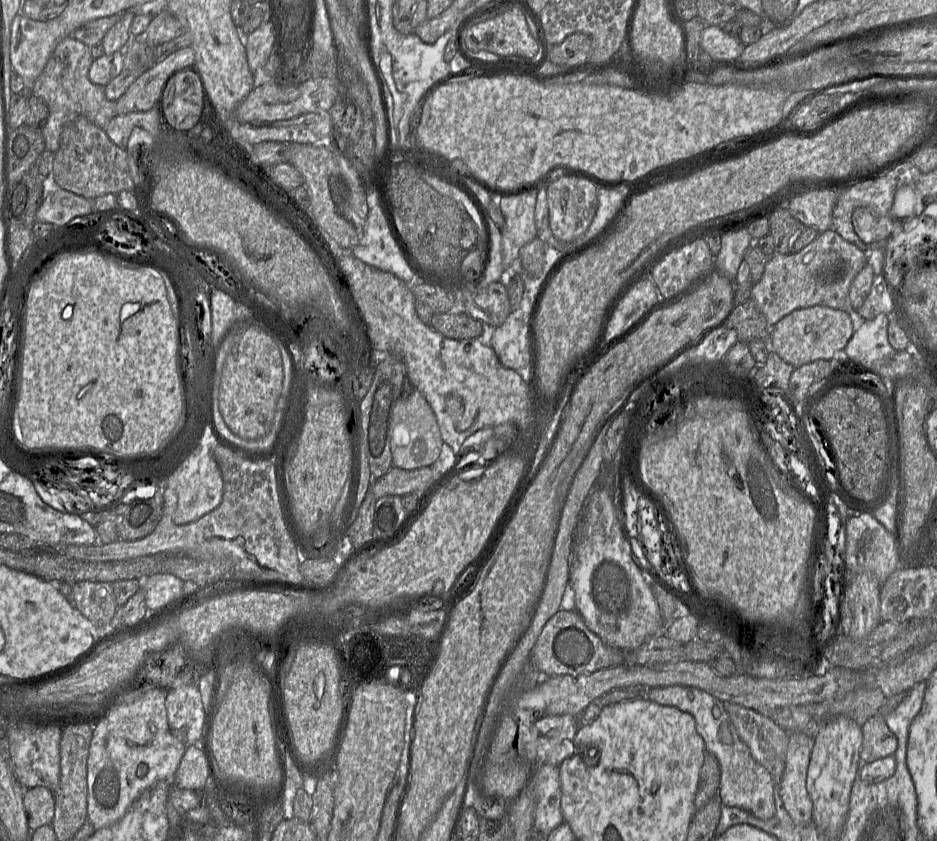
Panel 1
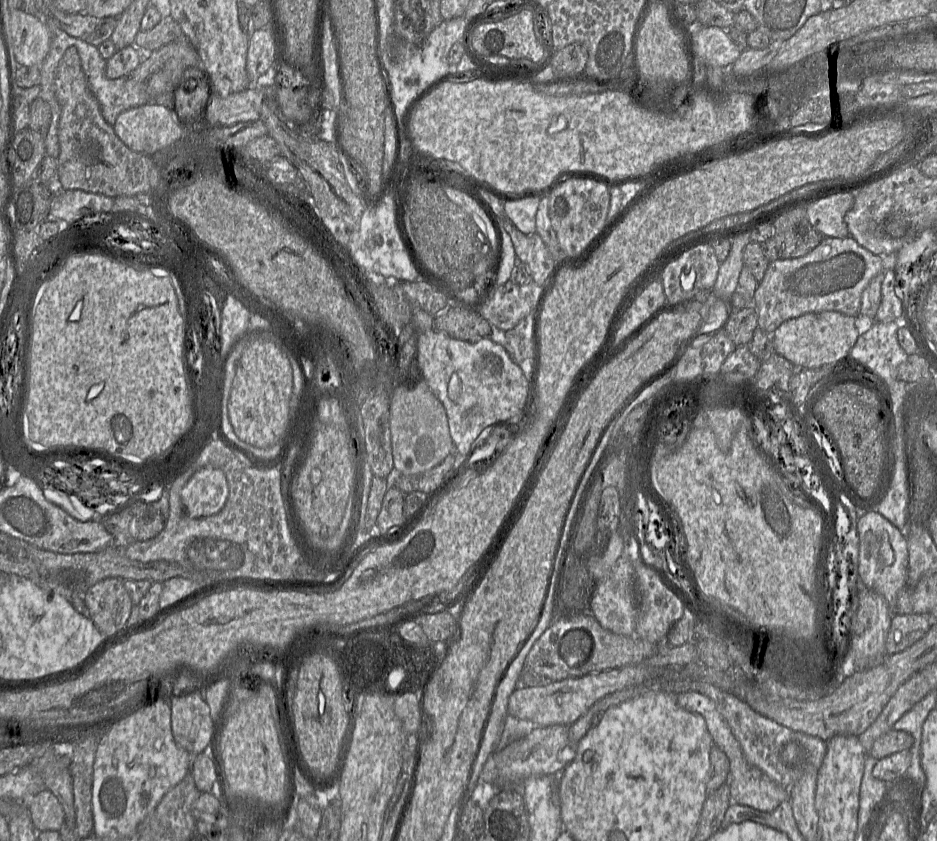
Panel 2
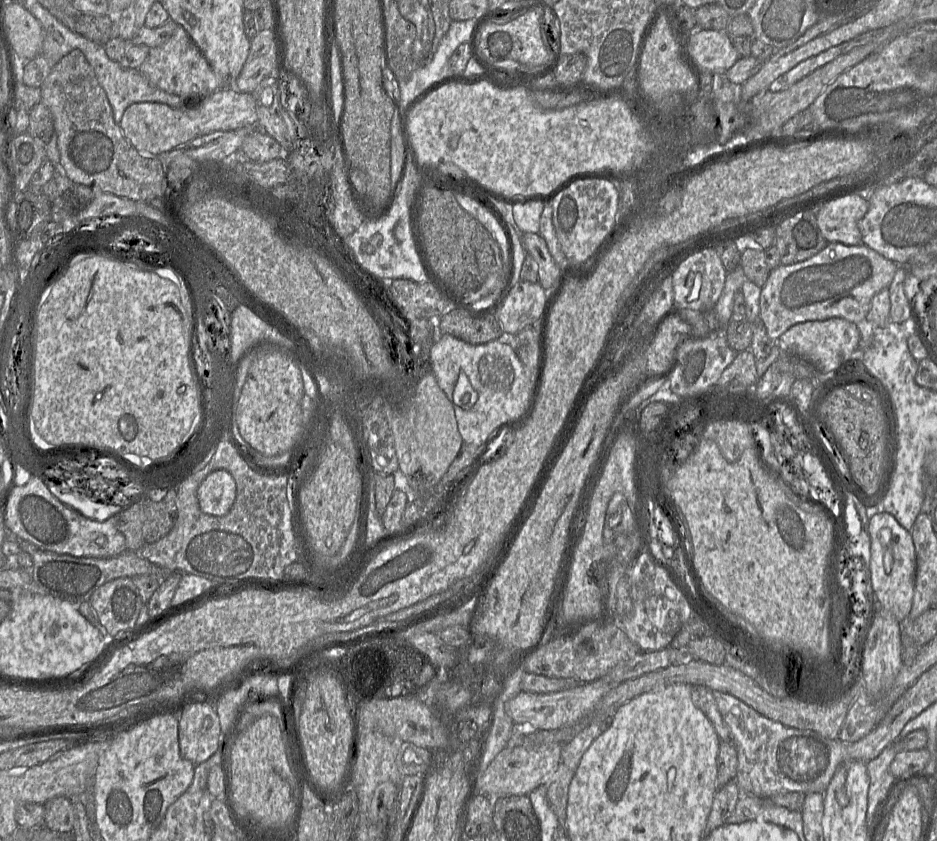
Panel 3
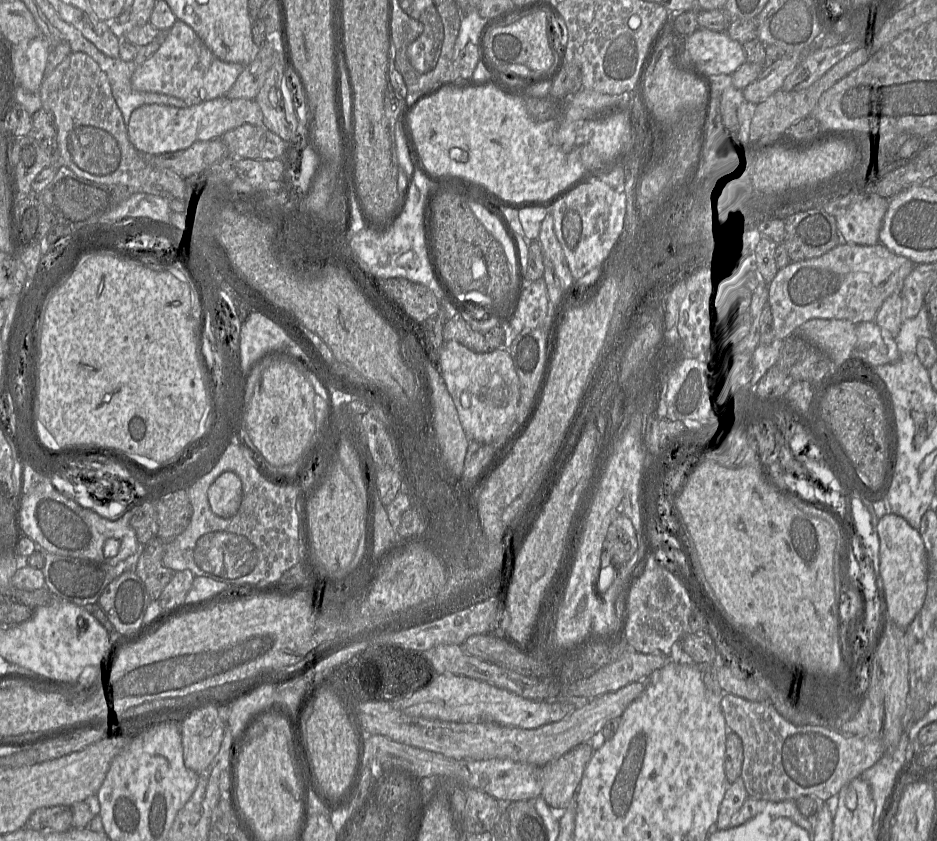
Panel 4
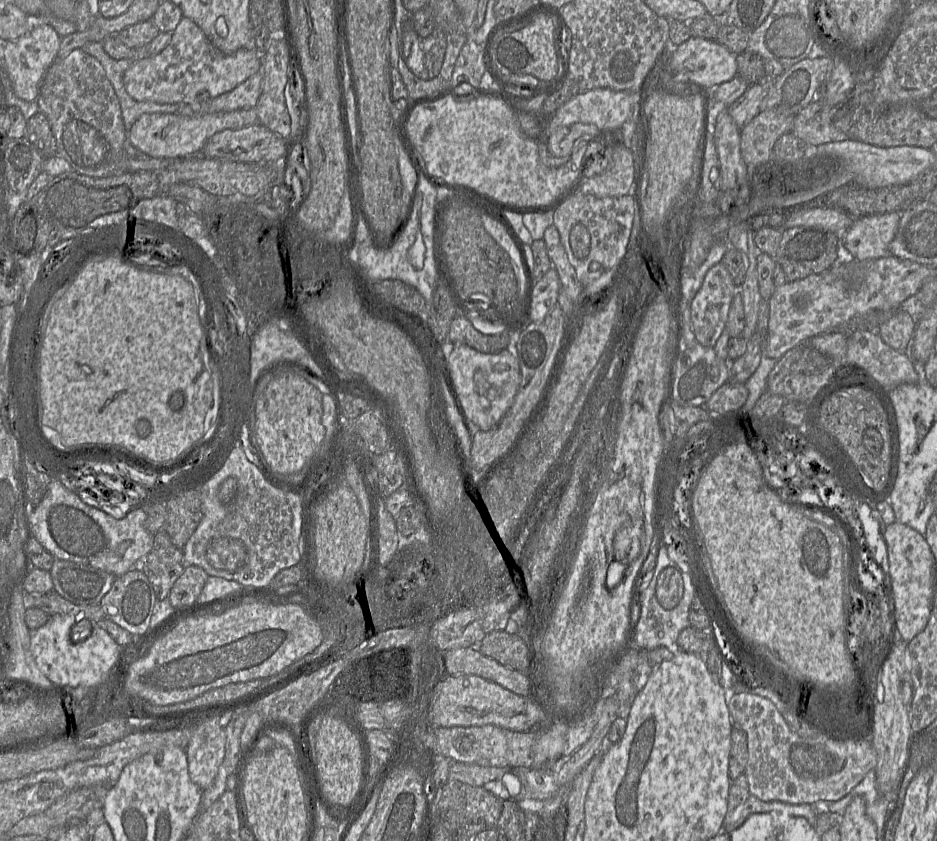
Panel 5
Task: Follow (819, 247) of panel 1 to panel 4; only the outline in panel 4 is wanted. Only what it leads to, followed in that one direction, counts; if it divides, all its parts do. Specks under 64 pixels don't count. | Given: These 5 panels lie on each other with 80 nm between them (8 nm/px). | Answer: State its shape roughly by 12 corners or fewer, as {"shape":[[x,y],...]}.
{"shape":[[880,243],[790,262],[775,338],[815,318],[874,321],[915,266]]}

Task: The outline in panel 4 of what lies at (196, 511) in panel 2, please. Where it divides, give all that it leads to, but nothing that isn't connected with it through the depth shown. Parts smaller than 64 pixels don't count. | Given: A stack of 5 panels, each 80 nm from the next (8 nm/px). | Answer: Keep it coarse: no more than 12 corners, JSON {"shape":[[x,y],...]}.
{"shape":[[232,471],[208,489],[214,514],[234,516],[242,502],[242,482]]}

